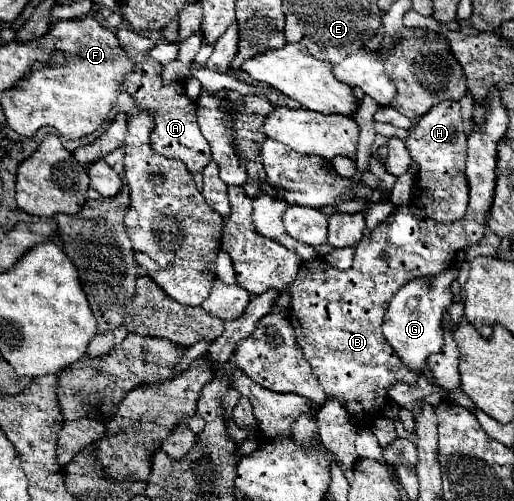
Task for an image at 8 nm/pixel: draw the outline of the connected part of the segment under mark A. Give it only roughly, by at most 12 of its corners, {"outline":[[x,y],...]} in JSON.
{"outline":[[118,29],[136,63],[124,89],[154,113],[150,147],[190,173],[210,161],[184,83],[160,83],[156,45]]}

